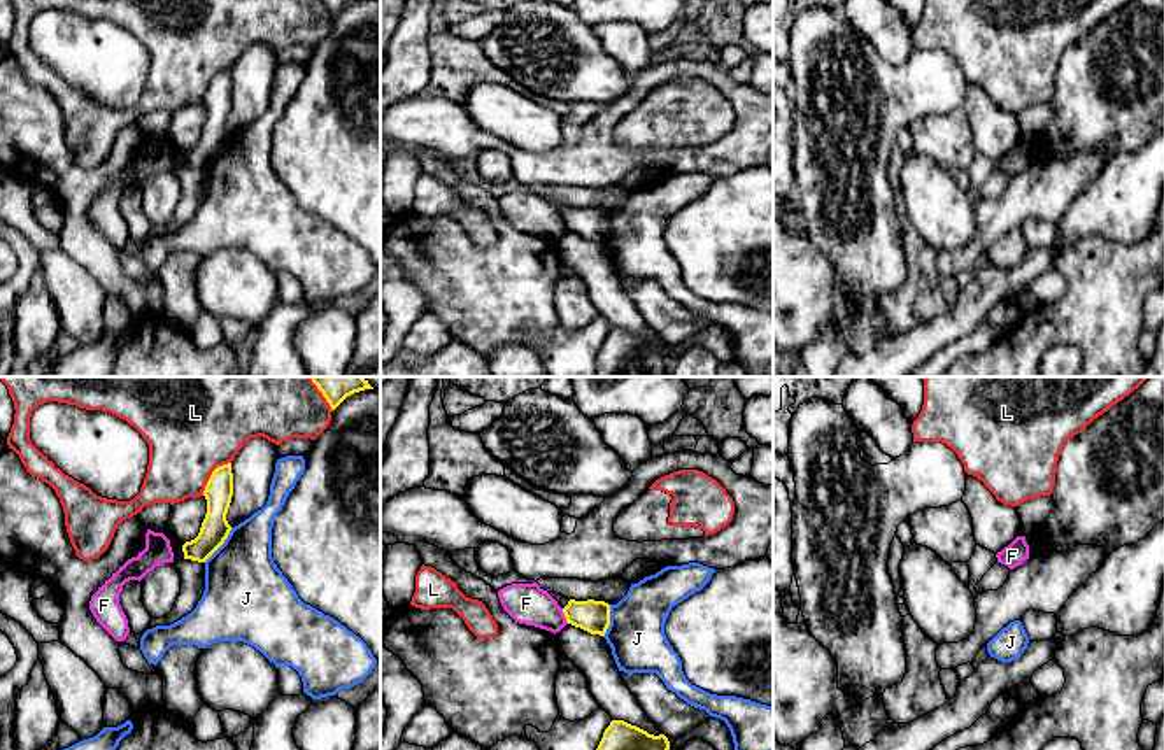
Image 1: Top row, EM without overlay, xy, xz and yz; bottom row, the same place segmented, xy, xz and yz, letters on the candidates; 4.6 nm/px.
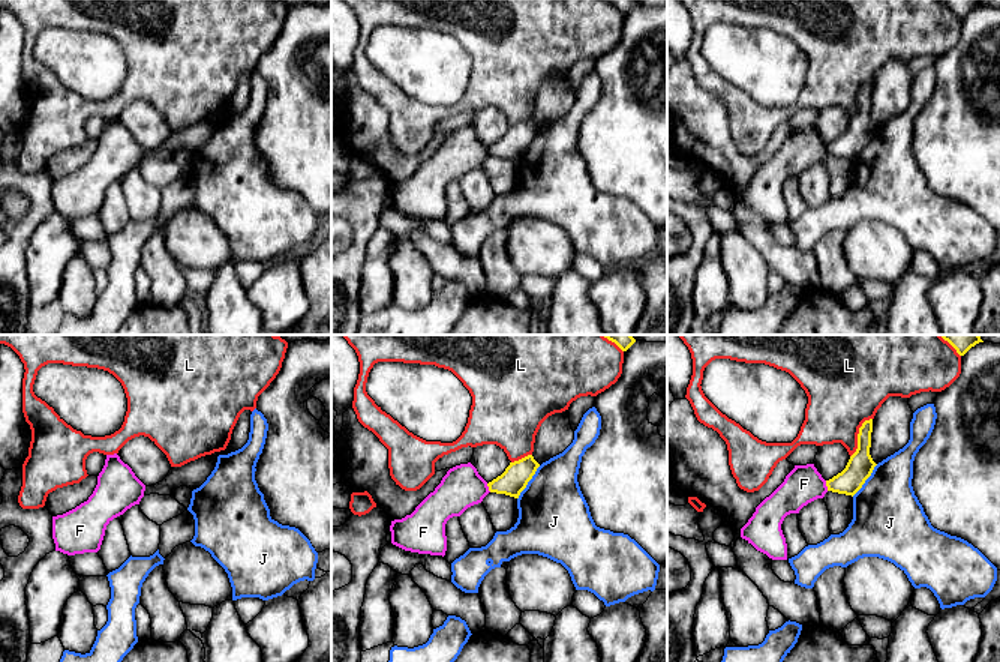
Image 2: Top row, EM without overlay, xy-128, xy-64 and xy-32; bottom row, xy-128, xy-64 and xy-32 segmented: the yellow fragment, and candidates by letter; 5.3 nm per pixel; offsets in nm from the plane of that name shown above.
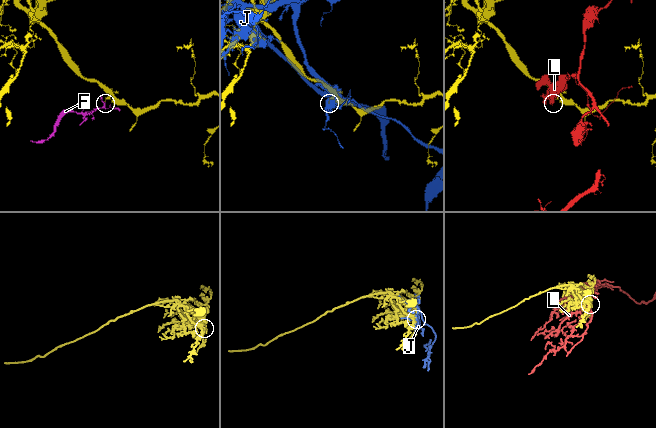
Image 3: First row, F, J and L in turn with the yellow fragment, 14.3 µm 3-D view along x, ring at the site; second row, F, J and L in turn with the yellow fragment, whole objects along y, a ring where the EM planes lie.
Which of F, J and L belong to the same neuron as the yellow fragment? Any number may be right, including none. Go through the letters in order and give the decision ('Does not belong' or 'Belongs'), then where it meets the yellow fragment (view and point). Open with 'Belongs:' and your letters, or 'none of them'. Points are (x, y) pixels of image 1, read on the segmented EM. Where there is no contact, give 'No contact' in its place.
Belongs: none of them
F: Does not belong. Touches yellow at xz (565, 615)
J: Does not belong. Touches yellow at xy (220, 545)
L: Does not belong. Touches yellow at xy (211, 475)

